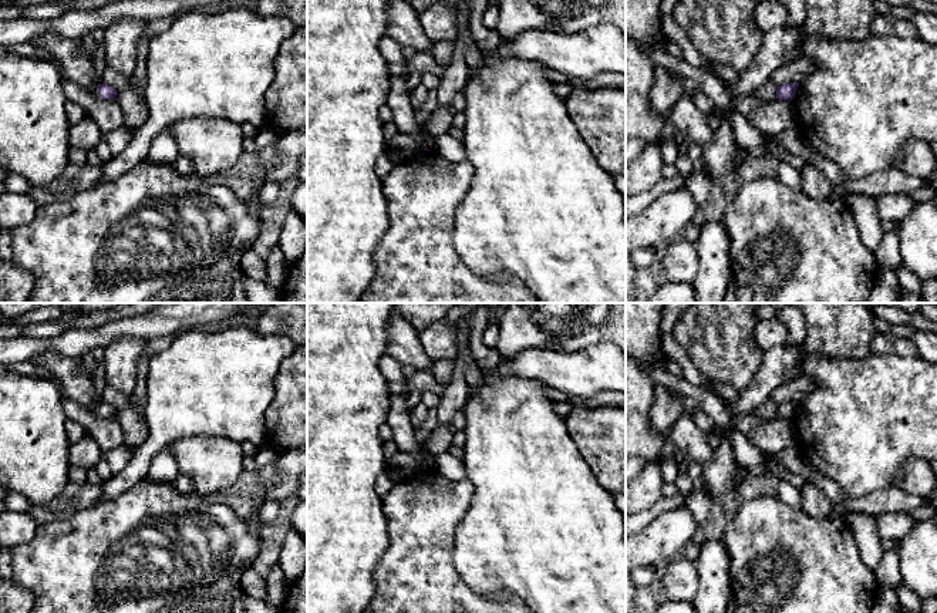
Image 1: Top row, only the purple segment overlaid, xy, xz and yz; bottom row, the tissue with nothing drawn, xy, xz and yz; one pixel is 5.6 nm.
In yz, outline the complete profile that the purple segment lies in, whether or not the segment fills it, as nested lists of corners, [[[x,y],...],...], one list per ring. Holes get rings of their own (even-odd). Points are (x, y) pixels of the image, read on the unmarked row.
[[[786,401],[781,405],[778,405],[776,407],[776,417],[792,420],[795,417],[798,405],[799,405],[799,401]]]

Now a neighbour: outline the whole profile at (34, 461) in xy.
[[[9,370],[0,374],[0,485],[26,496],[31,506],[50,503],[68,484],[71,444],[65,421],[61,393],[54,380],[21,375]]]

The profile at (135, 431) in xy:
[[[129,398],[128,405],[117,412],[117,420],[124,431],[125,445],[136,449],[148,439],[148,425],[141,418],[134,401]]]

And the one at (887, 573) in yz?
[[[896,542],[890,550],[884,552],[882,563],[874,572],[879,587],[896,587],[901,585],[901,575],[899,570],[899,550],[900,542]]]

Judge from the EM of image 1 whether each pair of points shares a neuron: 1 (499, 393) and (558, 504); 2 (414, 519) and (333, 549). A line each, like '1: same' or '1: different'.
1: same
2: different

